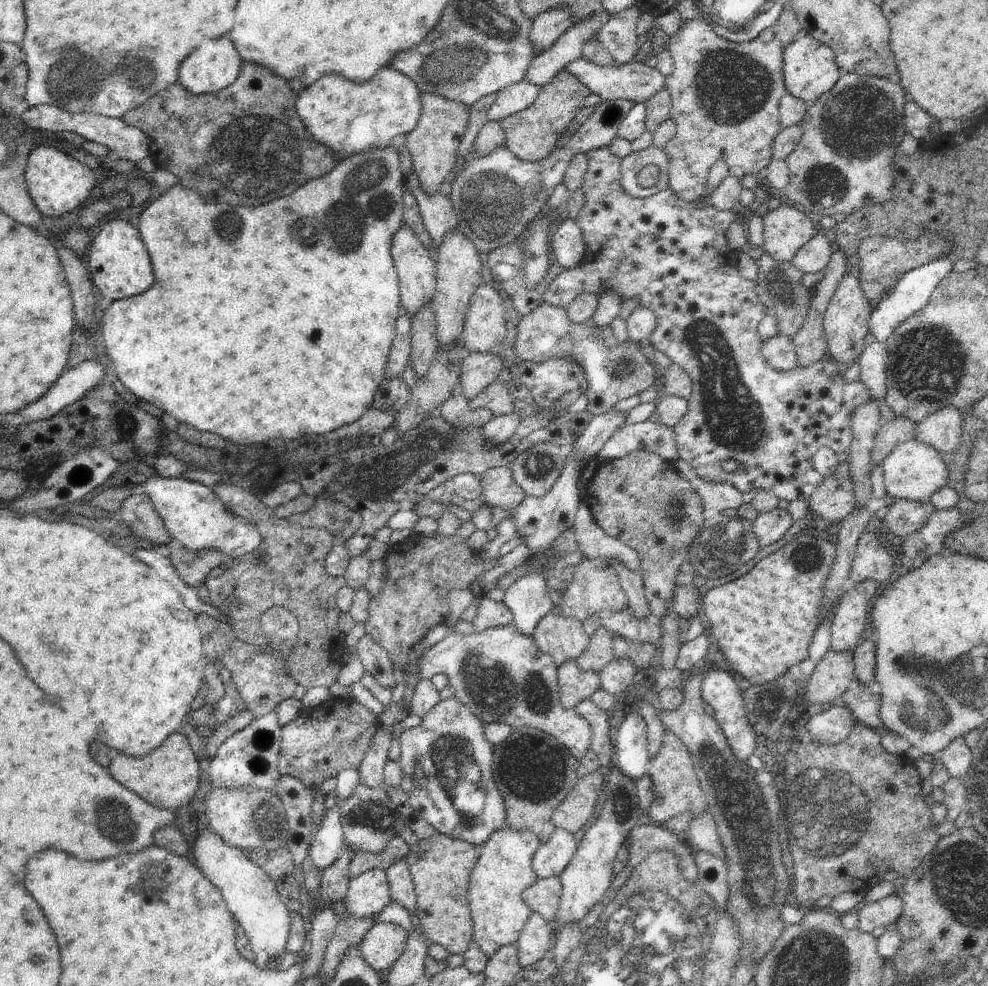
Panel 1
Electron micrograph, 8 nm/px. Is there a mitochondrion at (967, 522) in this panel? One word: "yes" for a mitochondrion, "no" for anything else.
no

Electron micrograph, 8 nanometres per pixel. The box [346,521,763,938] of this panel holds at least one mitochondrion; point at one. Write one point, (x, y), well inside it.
(452, 766)

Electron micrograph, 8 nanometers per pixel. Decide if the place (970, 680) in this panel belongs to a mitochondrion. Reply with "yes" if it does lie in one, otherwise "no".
yes

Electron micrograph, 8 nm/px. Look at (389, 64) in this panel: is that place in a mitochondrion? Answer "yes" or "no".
no

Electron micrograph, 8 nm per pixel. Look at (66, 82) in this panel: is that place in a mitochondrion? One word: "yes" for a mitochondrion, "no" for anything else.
yes

